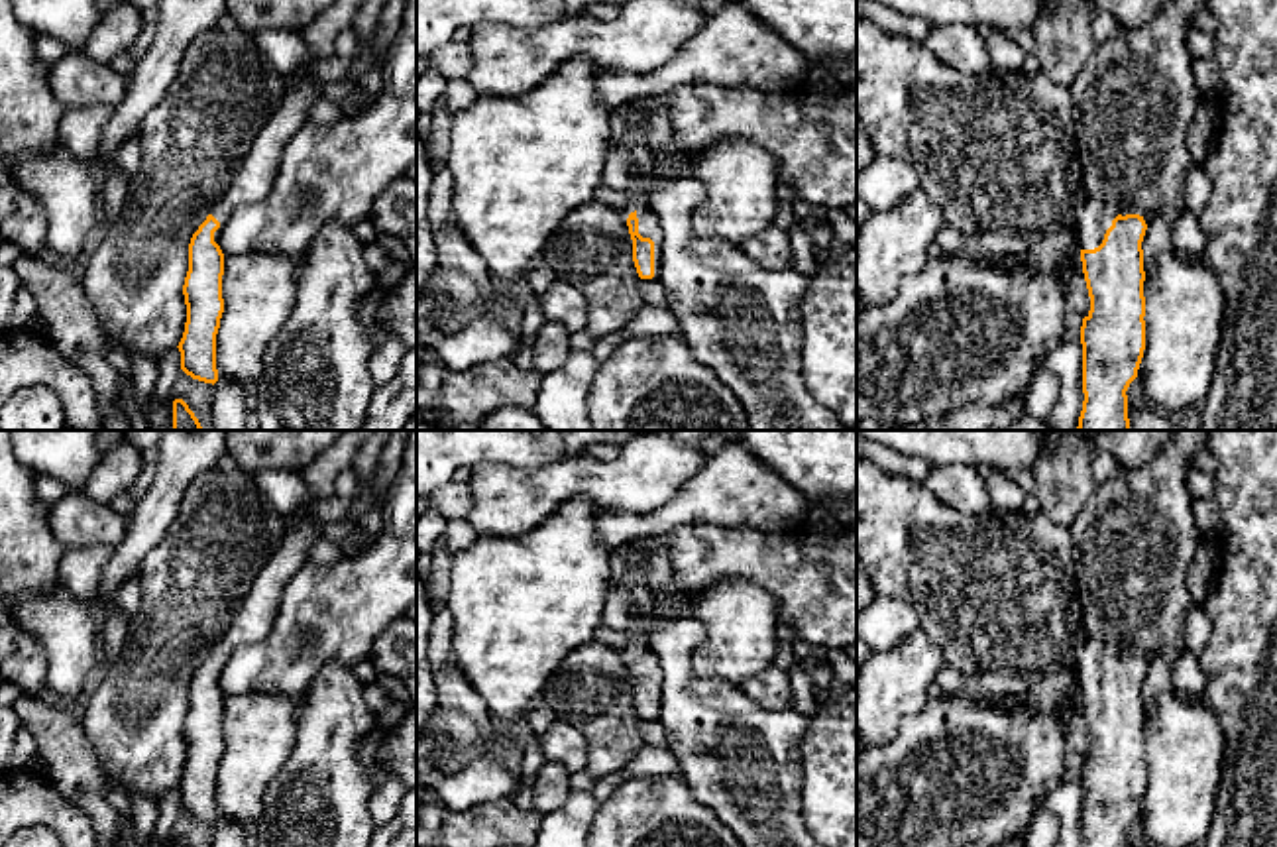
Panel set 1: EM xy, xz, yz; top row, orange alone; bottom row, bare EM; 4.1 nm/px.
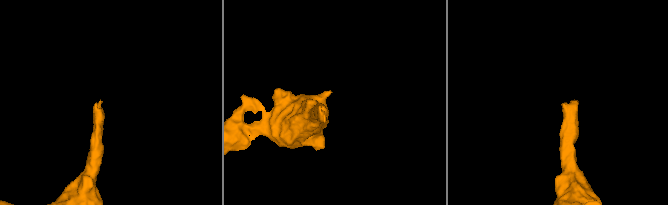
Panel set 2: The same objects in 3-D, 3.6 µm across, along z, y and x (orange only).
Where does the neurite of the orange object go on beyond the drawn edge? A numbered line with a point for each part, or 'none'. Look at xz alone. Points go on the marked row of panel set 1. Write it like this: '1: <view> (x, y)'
1: xz (649, 226)

